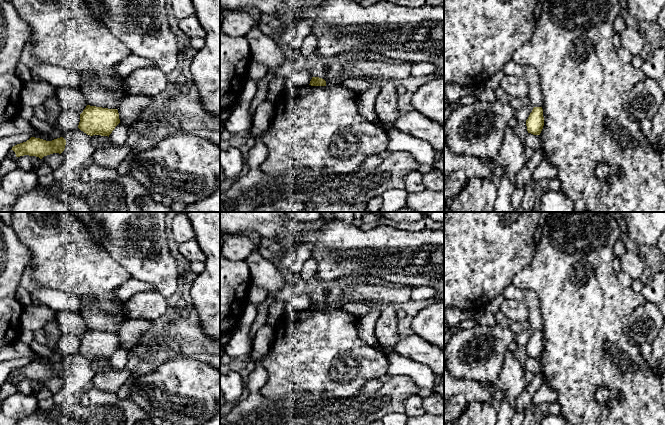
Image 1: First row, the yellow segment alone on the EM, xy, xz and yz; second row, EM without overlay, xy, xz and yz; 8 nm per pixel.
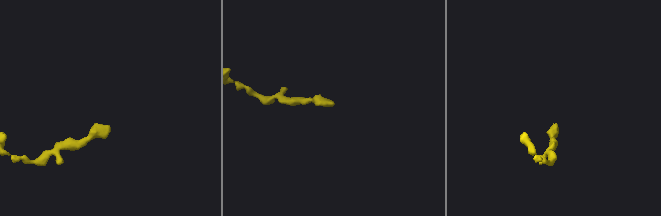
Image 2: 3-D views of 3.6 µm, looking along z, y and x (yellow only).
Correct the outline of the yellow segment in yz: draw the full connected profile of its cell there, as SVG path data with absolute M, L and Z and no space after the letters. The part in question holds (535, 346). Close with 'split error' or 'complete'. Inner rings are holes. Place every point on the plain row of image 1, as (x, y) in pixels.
M534 331L526 344L528 357L540 359L544 350L544 341L542 331Z | complete

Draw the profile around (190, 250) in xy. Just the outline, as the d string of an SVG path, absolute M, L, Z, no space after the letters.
M195 238L179 244L178 249L188 262L204 262L205 260L205 255Z

